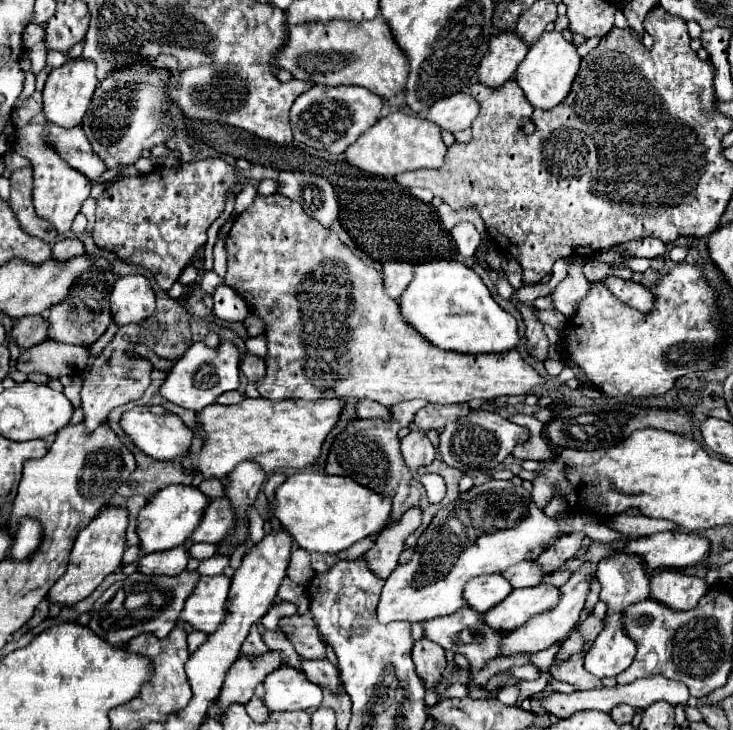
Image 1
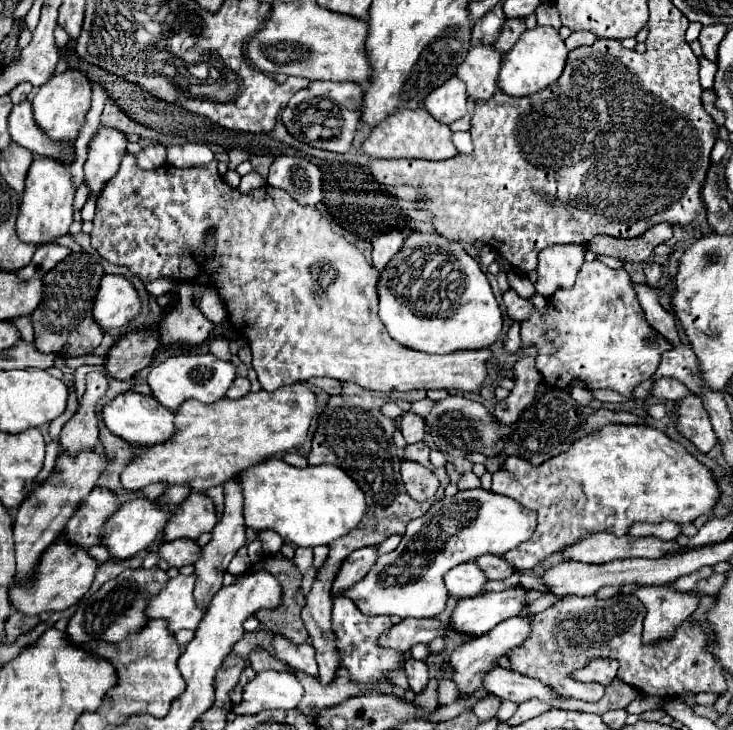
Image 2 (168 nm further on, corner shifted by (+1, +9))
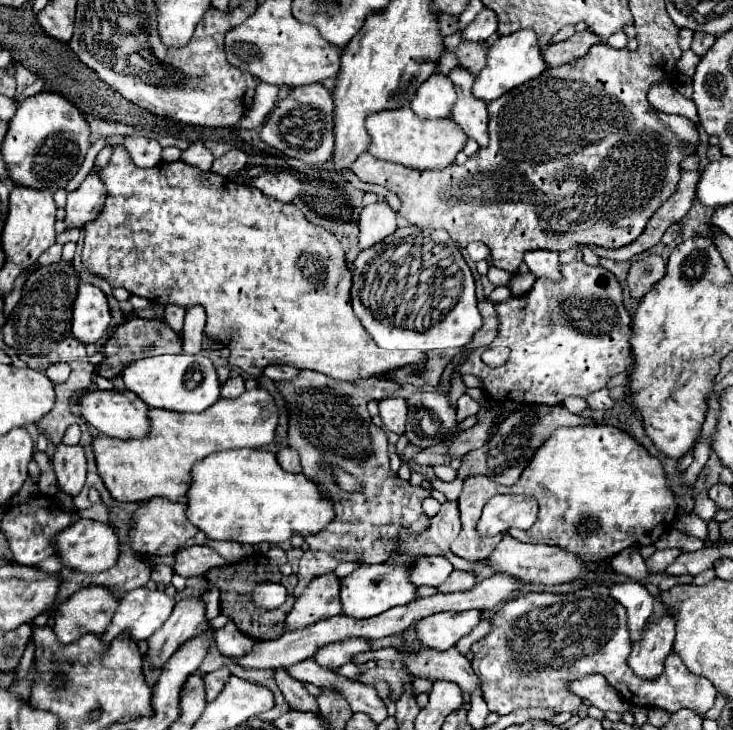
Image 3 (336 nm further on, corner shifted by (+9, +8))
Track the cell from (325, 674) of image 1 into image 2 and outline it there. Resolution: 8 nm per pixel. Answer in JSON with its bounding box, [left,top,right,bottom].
[273,636,317,676]

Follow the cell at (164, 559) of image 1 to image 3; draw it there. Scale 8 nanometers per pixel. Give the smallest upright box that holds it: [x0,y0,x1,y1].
[175,545,227,577]

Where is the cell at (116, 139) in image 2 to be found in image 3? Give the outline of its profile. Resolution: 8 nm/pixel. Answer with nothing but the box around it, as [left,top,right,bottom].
[65,171,105,229]

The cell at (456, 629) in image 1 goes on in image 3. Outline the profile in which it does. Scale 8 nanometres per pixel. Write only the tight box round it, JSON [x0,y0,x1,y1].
[313,639,369,669]

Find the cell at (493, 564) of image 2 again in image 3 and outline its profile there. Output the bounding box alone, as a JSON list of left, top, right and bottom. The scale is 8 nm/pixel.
[437,571,475,593]

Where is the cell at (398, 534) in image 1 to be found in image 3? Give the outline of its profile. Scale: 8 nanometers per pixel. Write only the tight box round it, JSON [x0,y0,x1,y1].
[283,573,339,631]

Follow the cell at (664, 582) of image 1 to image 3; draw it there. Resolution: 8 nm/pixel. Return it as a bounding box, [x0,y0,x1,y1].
[629,615,675,679]

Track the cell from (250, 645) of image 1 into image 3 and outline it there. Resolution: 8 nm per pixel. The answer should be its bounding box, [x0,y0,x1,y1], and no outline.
[275,669,319,713]

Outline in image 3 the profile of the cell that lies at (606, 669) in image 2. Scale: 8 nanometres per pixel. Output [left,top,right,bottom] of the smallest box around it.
[569,675,629,713]

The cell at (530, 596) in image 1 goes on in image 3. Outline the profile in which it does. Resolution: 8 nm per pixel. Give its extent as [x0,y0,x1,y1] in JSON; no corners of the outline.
[415,611,481,651]

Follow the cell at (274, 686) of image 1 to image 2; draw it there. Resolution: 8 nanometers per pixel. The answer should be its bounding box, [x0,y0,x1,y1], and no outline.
[233,670,303,714]

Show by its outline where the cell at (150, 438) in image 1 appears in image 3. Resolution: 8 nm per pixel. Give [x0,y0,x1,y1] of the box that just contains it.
[81,391,147,439]

